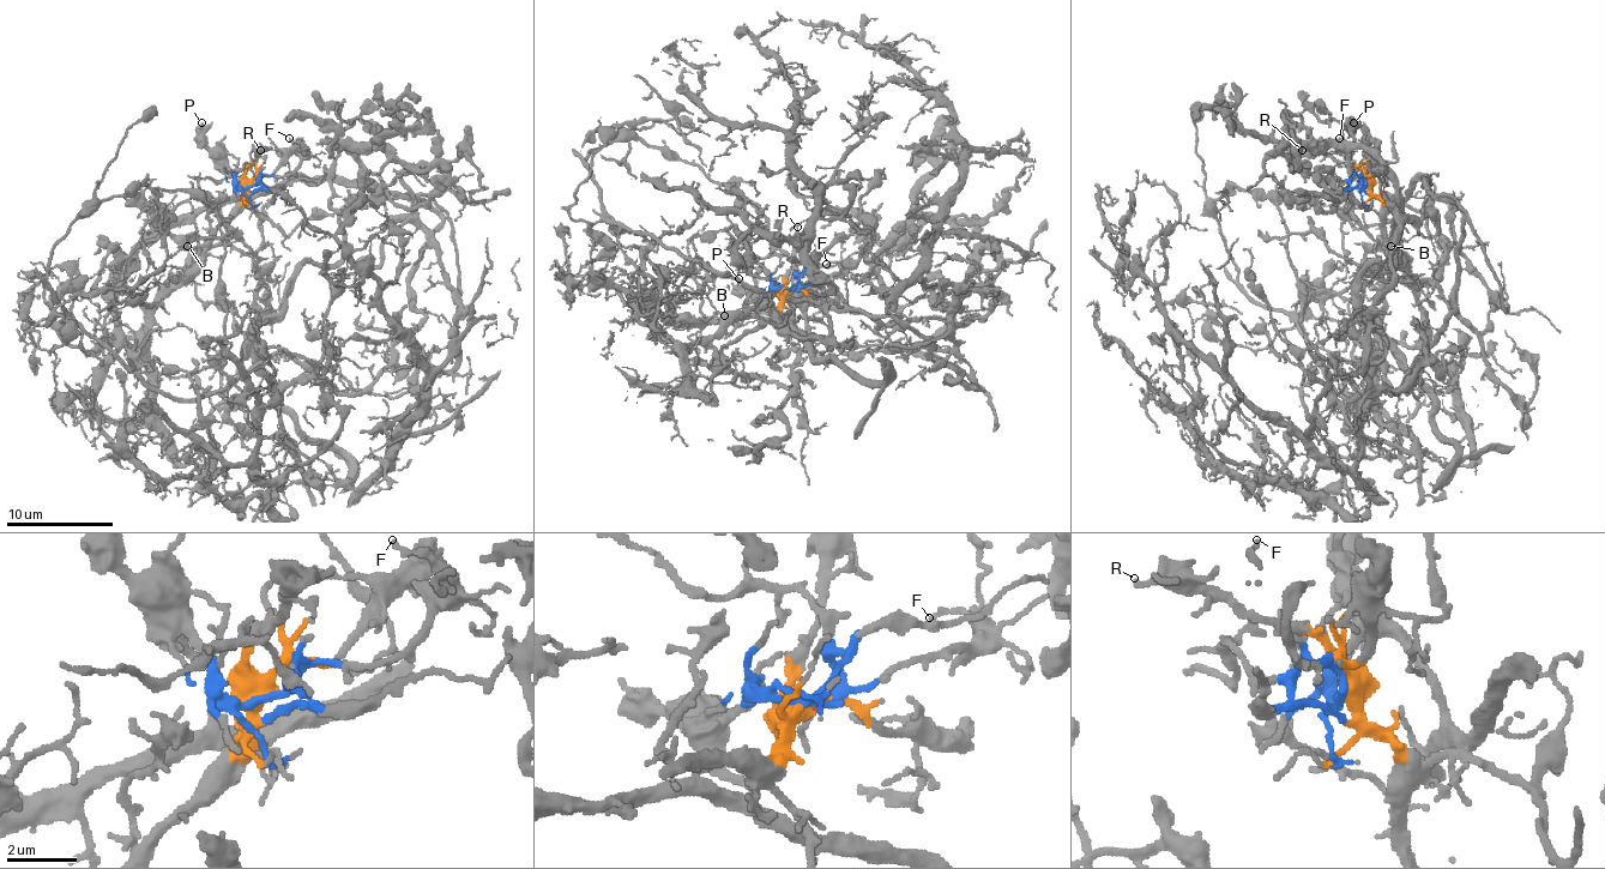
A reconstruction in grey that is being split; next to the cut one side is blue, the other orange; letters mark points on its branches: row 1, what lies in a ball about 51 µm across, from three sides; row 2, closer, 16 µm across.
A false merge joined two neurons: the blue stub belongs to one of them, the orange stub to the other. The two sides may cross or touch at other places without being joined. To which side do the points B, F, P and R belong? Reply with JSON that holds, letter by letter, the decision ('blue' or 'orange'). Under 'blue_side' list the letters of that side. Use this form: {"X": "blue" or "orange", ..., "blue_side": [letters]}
{"B": "orange", "F": "blue", "P": "blue", "R": "orange", "blue_side": ["F", "P"]}

